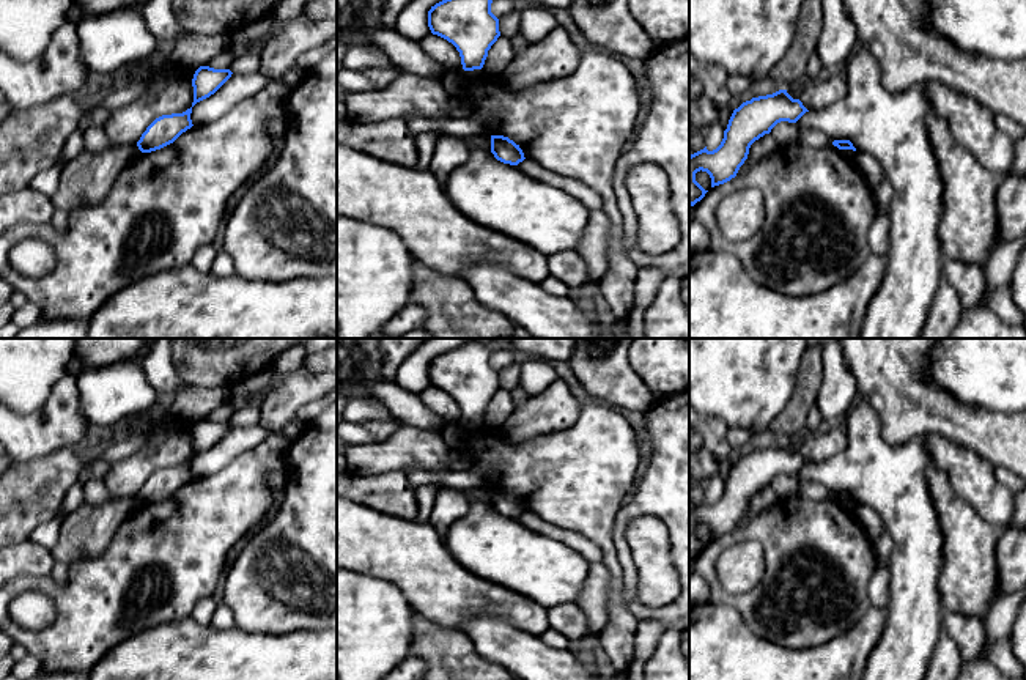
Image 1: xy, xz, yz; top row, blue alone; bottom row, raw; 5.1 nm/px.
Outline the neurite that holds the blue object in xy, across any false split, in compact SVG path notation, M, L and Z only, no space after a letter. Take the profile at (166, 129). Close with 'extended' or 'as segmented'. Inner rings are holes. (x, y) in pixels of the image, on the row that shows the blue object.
M192 107L183 113L156 118L137 142L138 150L142 153L151 153L173 143L183 132L194 126L190 113Z; as segmented

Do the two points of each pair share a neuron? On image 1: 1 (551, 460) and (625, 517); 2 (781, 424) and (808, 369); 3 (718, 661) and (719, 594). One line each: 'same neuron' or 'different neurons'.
1: different neurons
2: same neuron
3: different neurons

